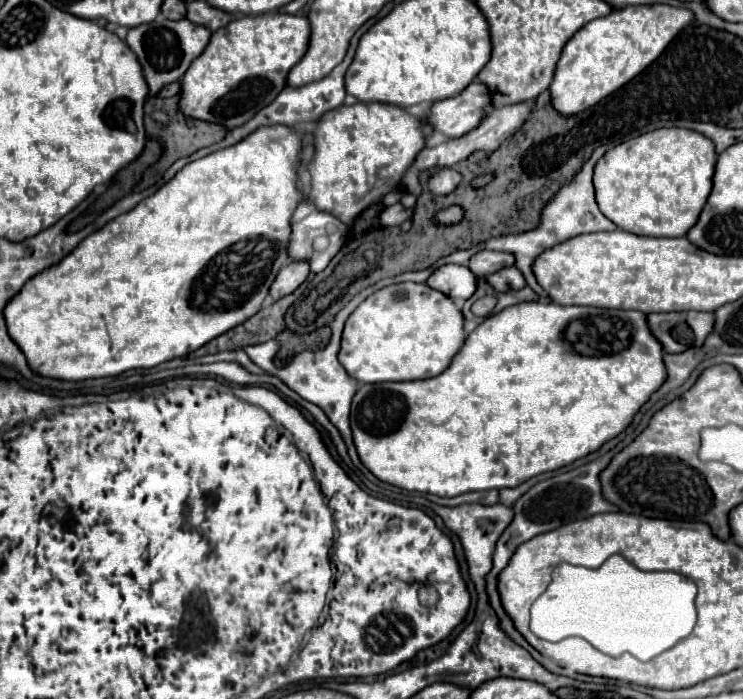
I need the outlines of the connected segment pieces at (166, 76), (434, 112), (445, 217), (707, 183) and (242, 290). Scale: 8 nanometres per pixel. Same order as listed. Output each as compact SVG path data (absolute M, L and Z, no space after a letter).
M161 13L157 15L155 21L145 23L141 27L133 27L127 33L125 43L129 45L129 49L133 49L137 61L143 67L143 75L145 81L149 85L149 93L157 95L157 91L173 81L179 81L185 71L189 69L191 61L195 57L199 57L203 53L203 49L207 47L211 37L211 31L205 27L199 27L195 23L191 23L189 19L181 19L181 21L169 21L165 19Z
M473 81L459 95L435 101L423 121L433 131L439 131L447 137L461 137L477 127L483 117L481 109L489 105L489 99L491 95L487 87L481 87L481 83Z
M447 207L447 209L443 209L443 211L437 215L437 221L439 221L439 223L443 223L443 225L457 223L457 221L461 219L461 215L463 215L461 207Z
M663 127L643 133L635 139L623 141L609 149L595 165L593 185L599 209L623 231L651 237L683 237L695 225L707 195L711 193L711 179L715 171L717 153L713 141L691 129Z
M283 125L259 127L237 145L215 151L199 161L191 161L169 183L165 183L151 197L143 199L137 207L133 207L133 211L119 215L117 219L113 219L113 223L101 227L97 235L89 235L89 239L83 239L81 247L77 247L73 255L67 255L61 263L57 263L57 267L49 267L49 271L41 271L41 275L29 279L29 283L25 283L25 287L21 289L21 295L17 295L17 299L11 299L9 307L5 307L5 323L9 323L9 335L13 335L13 341L21 347L29 367L37 369L41 377L61 381L115 377L129 369L149 369L175 357L183 357L191 351L197 351L221 333L237 327L239 323L245 323L251 315L259 311L277 271L283 267L283 263L287 263L287 239L291 233L289 221L297 203L303 199L303 195L295 187L297 153L299 135L293 129Z

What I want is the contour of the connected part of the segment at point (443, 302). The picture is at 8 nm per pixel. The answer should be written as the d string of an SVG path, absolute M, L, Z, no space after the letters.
M397 283L369 295L347 319L341 339L339 363L361 383L415 381L443 373L463 345L463 315L455 303L425 283Z

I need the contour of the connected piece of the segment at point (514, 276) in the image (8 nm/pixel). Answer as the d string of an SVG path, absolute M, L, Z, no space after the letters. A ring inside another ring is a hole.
M505 267L485 279L497 293L509 293L509 291L517 291L525 287L525 279L517 267Z

